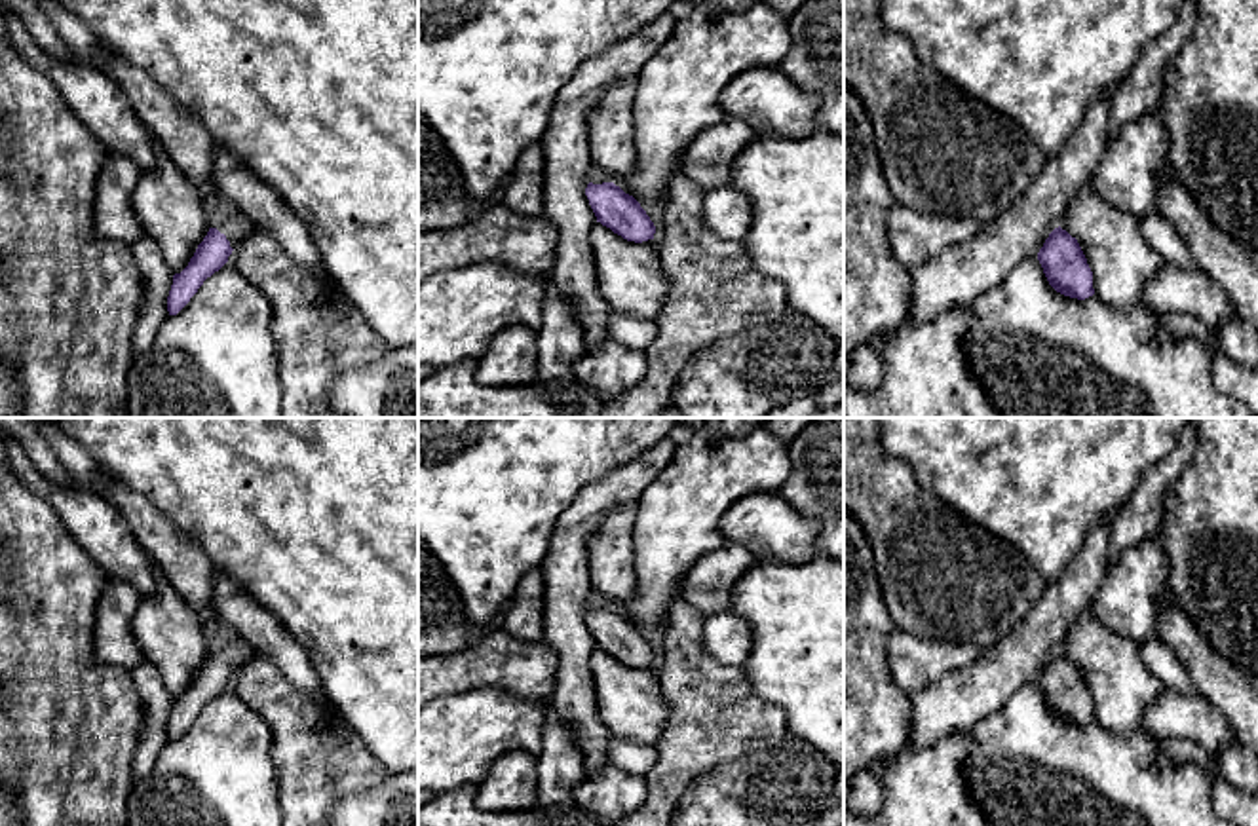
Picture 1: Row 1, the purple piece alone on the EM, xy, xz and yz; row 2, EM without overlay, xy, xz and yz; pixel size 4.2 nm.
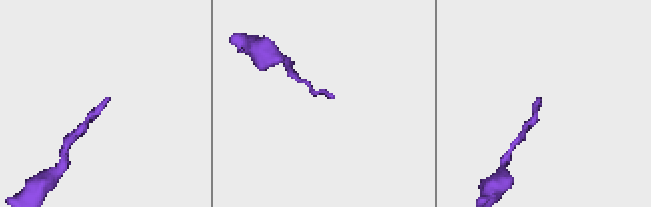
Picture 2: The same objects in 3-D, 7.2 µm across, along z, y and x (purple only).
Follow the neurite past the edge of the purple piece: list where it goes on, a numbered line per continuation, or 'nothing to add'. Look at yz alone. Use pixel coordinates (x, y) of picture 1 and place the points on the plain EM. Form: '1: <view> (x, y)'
nothing to add

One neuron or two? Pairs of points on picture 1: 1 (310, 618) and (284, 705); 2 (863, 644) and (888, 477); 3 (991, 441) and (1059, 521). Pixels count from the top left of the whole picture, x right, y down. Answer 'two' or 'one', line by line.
1: two
2: two
3: one

